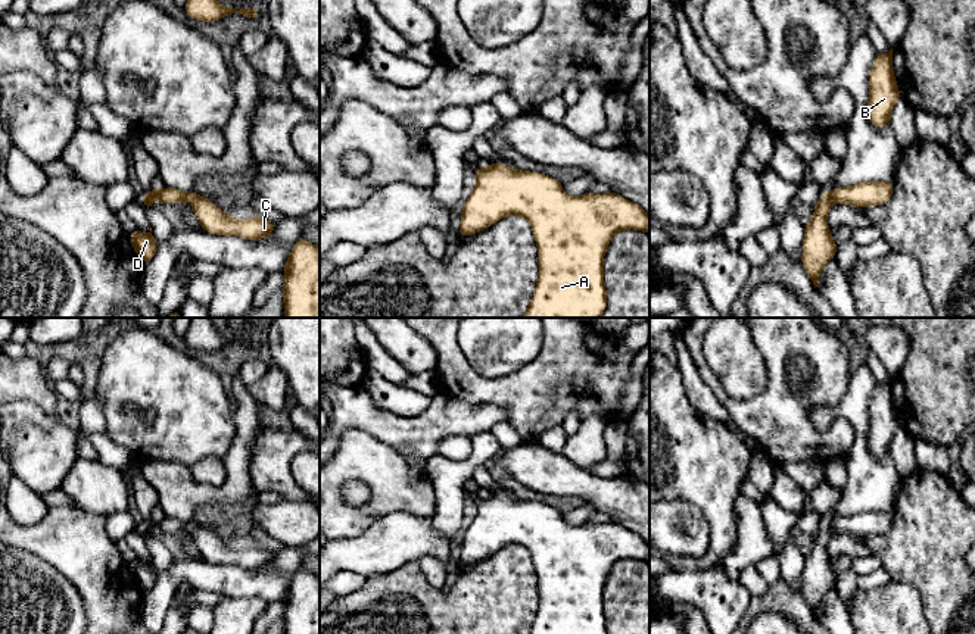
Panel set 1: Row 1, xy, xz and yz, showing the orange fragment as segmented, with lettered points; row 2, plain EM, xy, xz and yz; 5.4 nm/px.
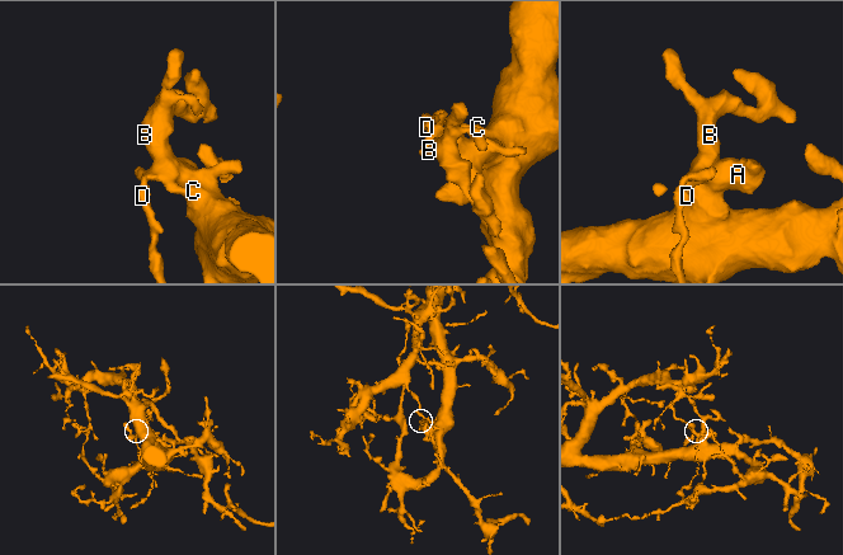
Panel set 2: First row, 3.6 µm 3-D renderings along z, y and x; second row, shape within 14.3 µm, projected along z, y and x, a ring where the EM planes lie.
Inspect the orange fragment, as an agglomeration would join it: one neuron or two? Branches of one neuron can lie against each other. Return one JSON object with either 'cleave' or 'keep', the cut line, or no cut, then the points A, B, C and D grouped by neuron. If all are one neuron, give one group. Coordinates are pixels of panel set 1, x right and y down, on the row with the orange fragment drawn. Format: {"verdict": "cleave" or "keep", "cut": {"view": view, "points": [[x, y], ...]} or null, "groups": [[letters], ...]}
{"verdict": "cleave", "cut": {"view": "yz", "points": [[828, 191], [834, 200]]}, "groups": [["A", "B", "C"], ["D"]]}

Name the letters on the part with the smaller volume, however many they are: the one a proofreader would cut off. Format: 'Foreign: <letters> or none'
Foreign: D

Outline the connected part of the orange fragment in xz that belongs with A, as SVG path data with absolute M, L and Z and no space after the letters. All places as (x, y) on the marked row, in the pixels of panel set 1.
M504 162L476 172L476 187L461 210L458 234L483 231L496 221L518 215L532 225L541 265L529 309L521 318L599 318L607 309L604 254L611 237L622 229L650 234L650 216L630 200L610 191L570 197L549 175L510 169Z

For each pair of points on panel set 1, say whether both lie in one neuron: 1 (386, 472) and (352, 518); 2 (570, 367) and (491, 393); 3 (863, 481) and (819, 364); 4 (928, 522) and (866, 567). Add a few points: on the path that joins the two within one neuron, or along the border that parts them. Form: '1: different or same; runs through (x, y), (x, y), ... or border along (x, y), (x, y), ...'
1: same; runs through (386, 486), (386, 493), (365, 514)
2: same; runs through (551, 386), (545, 390), (510, 392)
3: different; border along (850, 375), (846, 394), (832, 409)
4: different; border along (869, 553), (882, 567)

